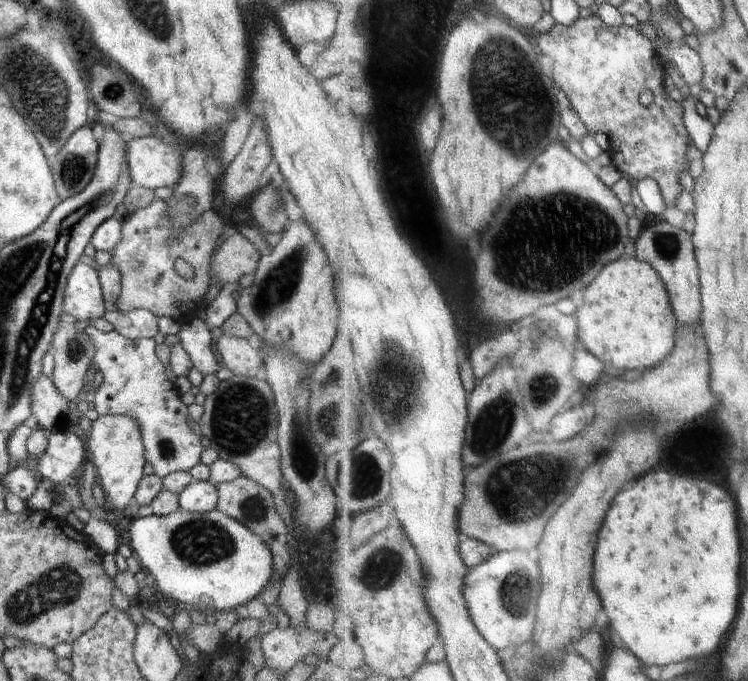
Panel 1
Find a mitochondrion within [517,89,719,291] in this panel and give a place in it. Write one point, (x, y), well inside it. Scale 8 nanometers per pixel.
(667, 246)

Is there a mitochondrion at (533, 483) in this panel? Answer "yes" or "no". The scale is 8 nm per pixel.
yes

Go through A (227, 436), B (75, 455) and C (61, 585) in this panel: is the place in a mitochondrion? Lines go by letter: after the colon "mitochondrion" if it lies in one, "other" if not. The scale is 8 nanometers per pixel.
A: mitochondrion
B: other
C: mitochondrion

